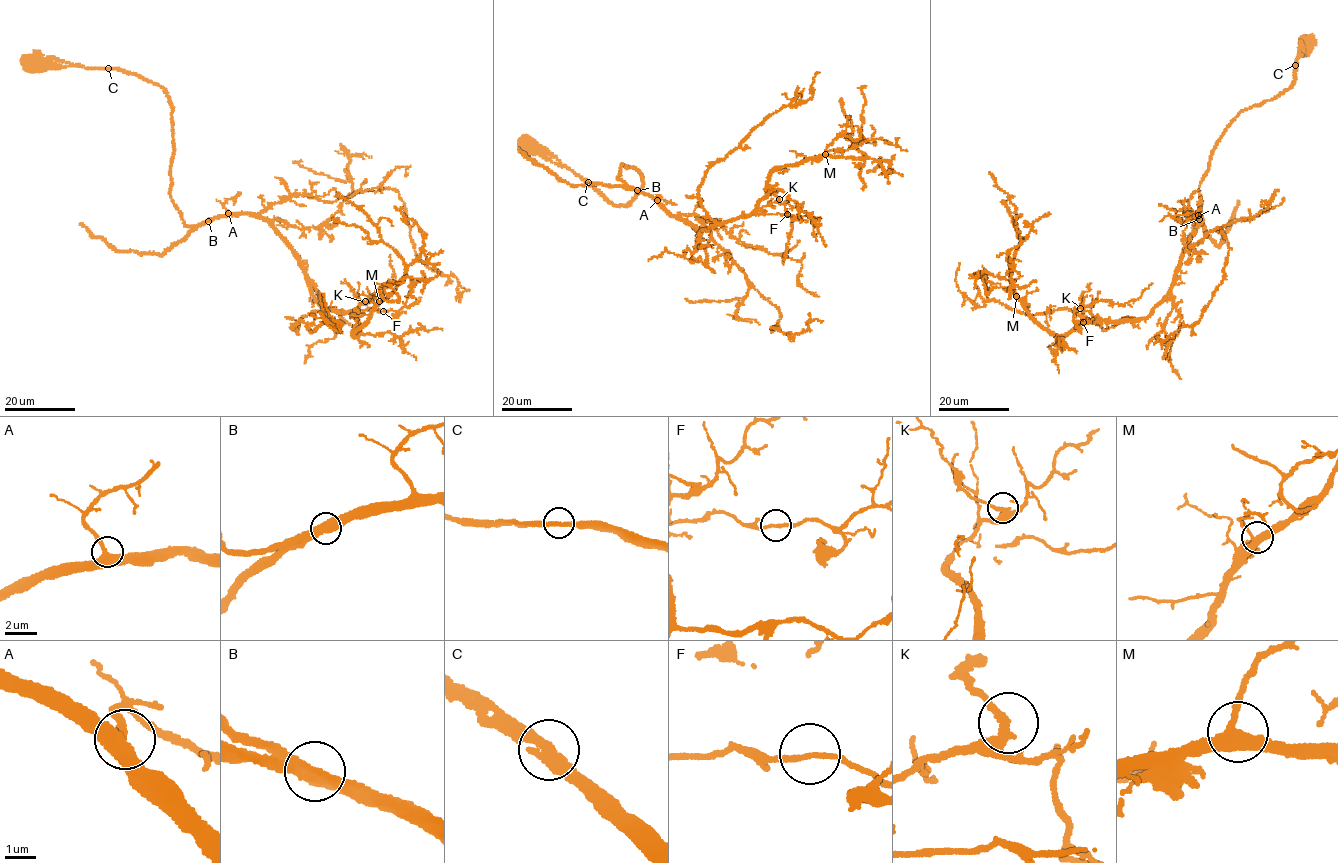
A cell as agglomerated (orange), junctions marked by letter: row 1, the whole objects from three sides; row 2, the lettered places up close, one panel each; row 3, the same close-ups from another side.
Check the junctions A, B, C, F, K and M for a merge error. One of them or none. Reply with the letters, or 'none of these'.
none of these

